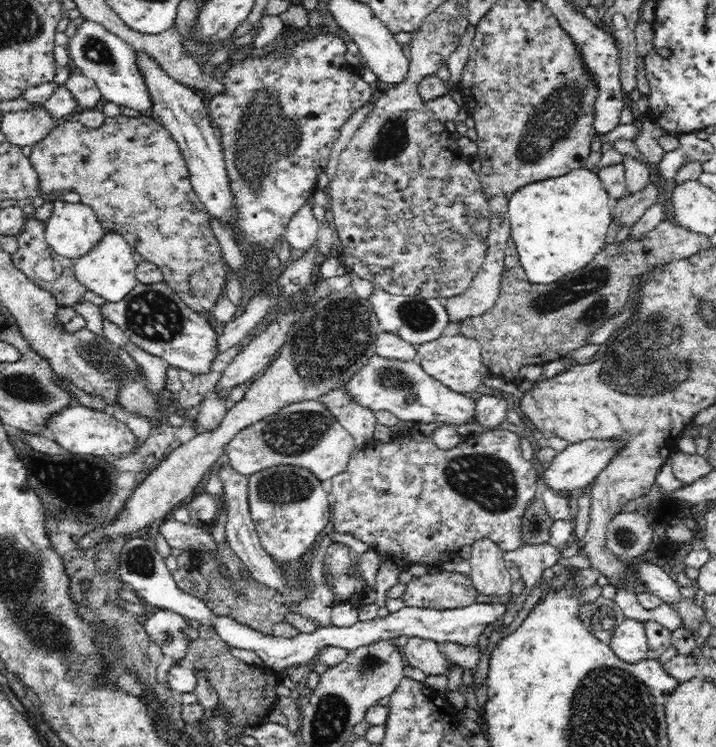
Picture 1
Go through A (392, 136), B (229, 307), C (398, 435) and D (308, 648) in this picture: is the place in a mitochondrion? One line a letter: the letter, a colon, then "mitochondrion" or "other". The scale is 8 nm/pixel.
A: mitochondrion
B: other
C: other
D: other

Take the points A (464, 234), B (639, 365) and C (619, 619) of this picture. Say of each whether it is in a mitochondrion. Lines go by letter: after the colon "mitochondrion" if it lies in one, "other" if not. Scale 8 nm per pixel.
A: other
B: mitochondrion
C: other

